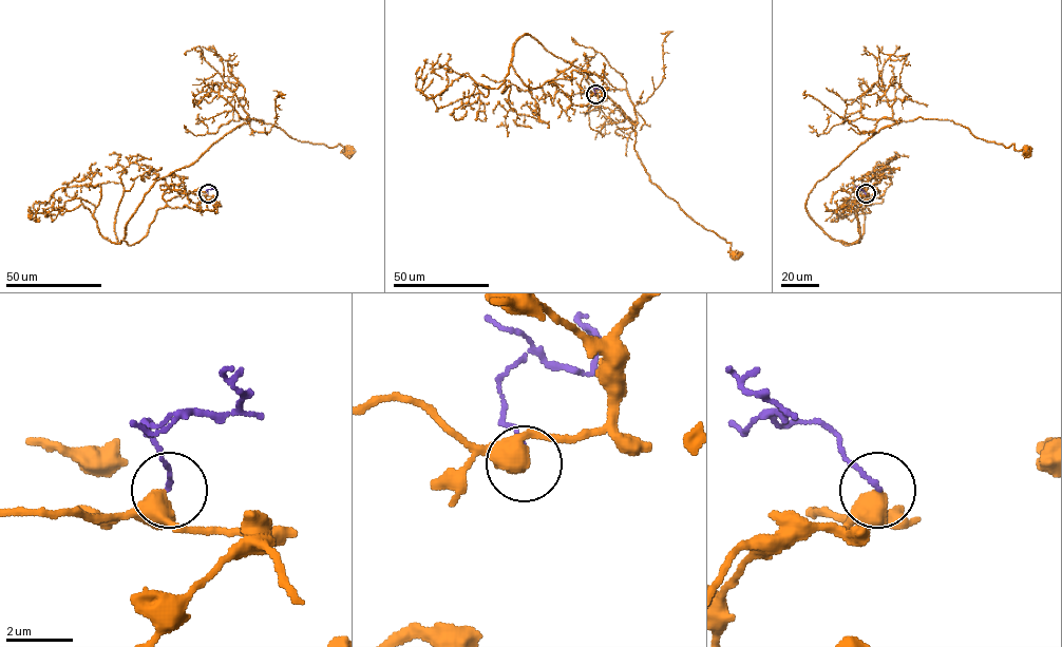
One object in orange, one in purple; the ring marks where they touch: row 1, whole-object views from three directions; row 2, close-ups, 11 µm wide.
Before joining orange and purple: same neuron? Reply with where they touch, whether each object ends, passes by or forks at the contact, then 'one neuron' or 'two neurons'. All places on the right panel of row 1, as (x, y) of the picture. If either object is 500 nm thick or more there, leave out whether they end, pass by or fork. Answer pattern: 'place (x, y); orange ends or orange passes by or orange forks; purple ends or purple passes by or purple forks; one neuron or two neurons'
place (866, 193); orange passes by; purple ends; two neurons

